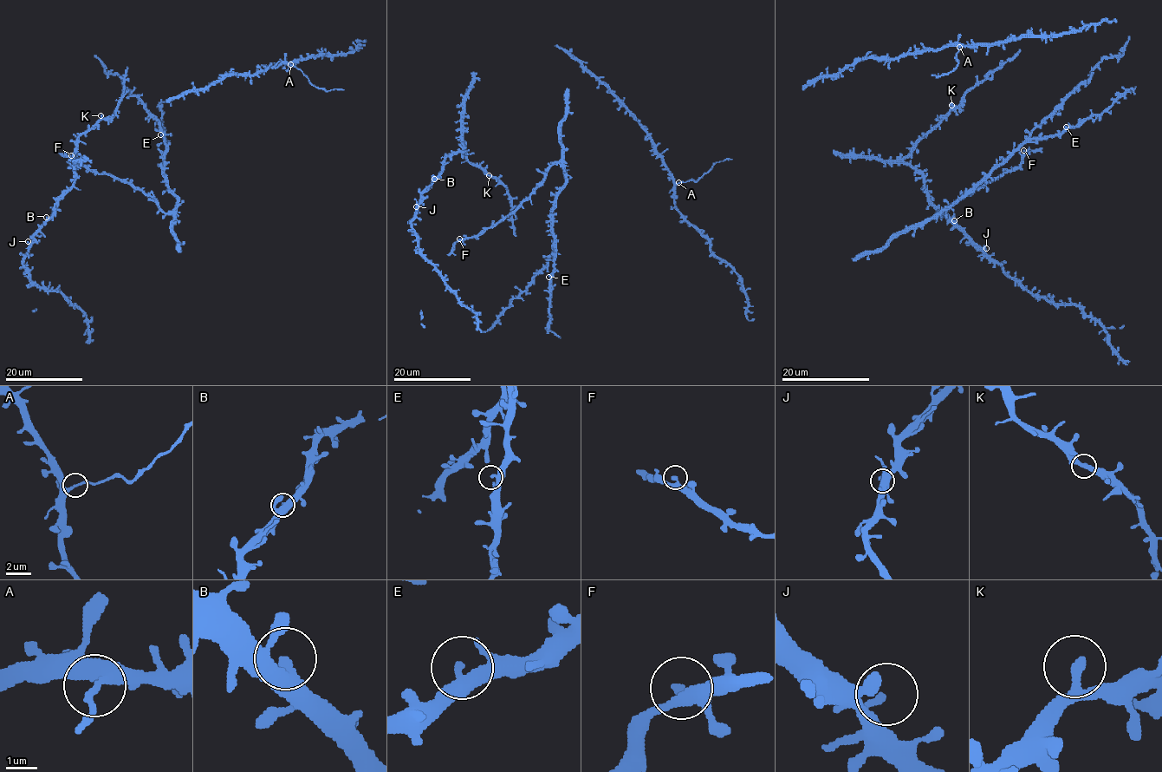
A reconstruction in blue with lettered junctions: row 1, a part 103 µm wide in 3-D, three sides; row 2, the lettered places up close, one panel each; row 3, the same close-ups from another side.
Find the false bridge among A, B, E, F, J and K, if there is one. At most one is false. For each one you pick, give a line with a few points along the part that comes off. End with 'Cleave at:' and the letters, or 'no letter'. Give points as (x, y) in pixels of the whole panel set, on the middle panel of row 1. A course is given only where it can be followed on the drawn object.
A: Course of the part to remove: (678, 182), (697, 181), (717, 162), (732, 159)
Cleave at: A

